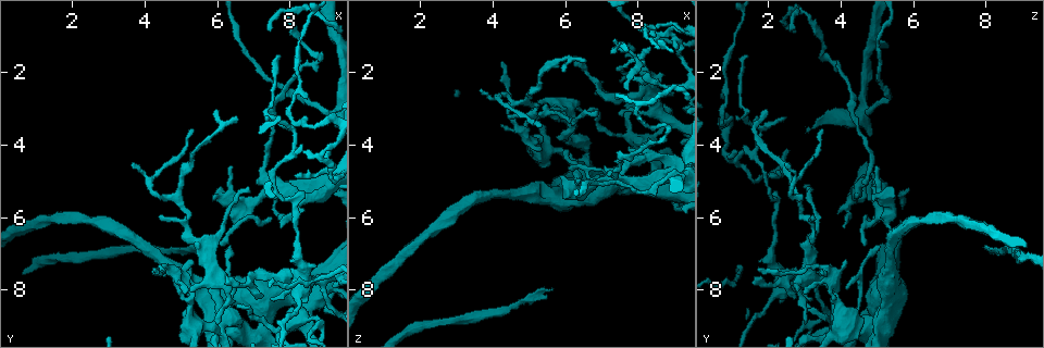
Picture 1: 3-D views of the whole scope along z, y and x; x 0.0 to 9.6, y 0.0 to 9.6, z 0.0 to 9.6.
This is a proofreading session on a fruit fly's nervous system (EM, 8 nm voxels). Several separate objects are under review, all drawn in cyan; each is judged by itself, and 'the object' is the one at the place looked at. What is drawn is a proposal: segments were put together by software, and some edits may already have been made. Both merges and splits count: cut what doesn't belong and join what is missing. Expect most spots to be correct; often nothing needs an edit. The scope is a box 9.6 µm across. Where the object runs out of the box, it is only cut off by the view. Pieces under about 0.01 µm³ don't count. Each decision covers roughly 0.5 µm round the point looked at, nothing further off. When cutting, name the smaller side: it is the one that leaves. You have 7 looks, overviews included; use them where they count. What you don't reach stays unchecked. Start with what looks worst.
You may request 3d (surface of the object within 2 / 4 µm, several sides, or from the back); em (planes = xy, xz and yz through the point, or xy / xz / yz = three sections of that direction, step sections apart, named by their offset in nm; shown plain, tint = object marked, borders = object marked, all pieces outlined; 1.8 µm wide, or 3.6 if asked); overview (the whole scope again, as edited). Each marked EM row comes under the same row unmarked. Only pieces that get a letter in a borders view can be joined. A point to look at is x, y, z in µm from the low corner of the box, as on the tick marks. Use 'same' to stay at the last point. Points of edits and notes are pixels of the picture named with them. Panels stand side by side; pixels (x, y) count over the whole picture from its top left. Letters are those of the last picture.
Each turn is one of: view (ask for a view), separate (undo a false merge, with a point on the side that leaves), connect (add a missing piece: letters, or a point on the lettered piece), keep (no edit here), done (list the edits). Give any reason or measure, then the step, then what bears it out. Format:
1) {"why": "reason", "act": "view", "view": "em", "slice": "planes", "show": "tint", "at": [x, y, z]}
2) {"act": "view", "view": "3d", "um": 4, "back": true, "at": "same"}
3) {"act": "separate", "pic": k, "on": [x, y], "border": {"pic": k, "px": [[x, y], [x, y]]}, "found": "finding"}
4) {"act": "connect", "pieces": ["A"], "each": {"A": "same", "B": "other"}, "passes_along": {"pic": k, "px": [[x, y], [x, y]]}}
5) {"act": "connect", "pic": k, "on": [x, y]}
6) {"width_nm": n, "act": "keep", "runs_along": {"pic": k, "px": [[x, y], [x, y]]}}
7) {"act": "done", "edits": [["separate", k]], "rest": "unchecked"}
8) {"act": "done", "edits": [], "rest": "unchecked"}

{"act": "view", "view": "em", "slice": "xy", "step": 4, "show": "tint", "at": [8.15, 7.60, 2.65]}

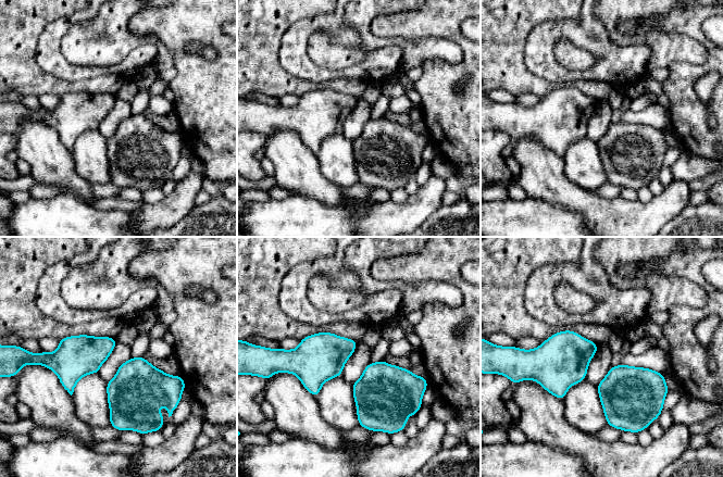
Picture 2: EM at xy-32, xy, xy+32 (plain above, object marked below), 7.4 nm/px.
{"act": "view", "view": "em", "slice": "planes", "show": "borders", "at": "same"}

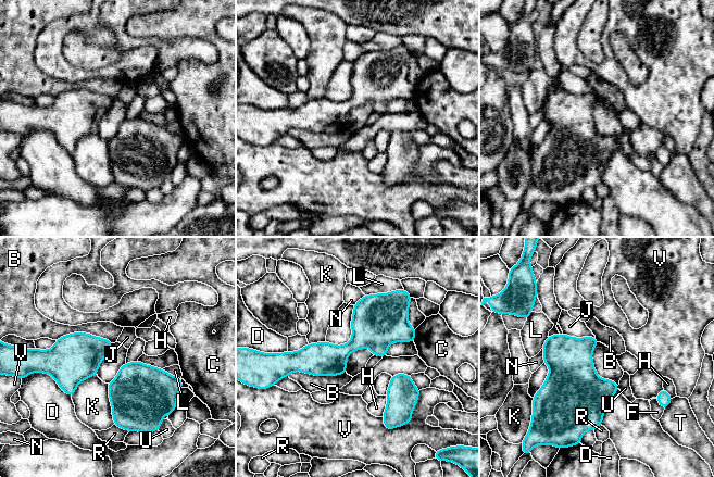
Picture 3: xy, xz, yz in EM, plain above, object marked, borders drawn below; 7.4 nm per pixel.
{"width_nm": 150, "act": "keep", "each": {"B": "other", "C": "other", "D": "other", "F": "other", "H": "other", "J": "other", "K": "other", "L": "other", "N": "other", "R": "other", "T": "other", "U": "other", "V": "other"}, "border": {"pic": 3, "px": [[137, 359], [126, 363]]}, "found": "continuous, no second neuron"}

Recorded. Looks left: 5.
{"act": "view", "view": "3d", "um": 2, "at": [5.60, 6.75, 7.90]}

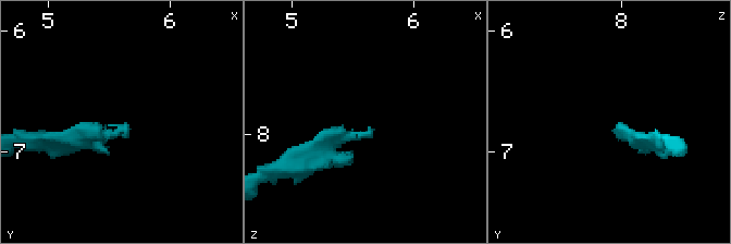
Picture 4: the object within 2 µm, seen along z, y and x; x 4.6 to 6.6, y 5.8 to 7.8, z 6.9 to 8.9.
{"act": "view", "view": "em", "slice": "xz", "step": 16, "show": "tint", "at": [5.66, 6.80, 7.94]}

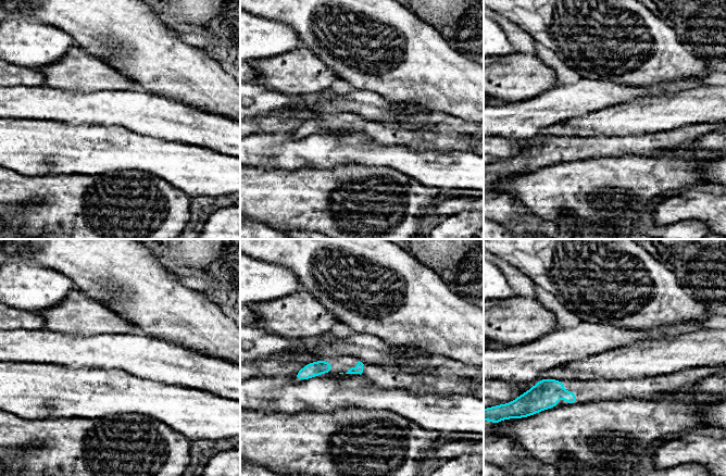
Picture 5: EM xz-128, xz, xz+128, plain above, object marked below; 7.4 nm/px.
{"why": "another direction", "act": "view", "view": "em", "slice": "planes", "show": "borders", "at": "same"}

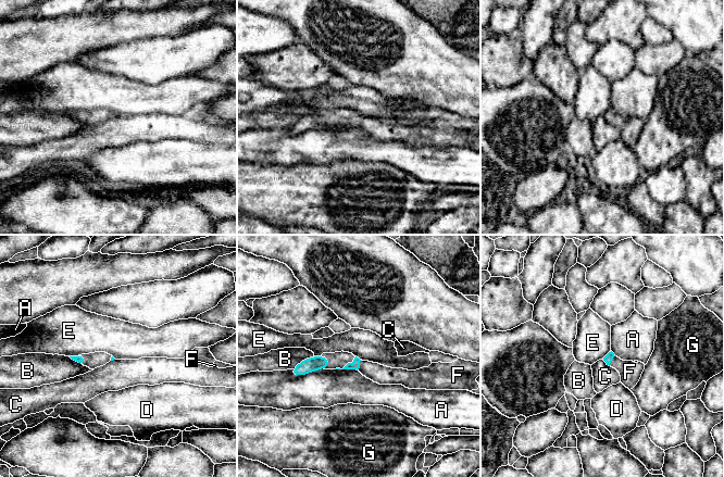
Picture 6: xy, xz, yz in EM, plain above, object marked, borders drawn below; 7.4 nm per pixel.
{"act": "connect", "pieces": ["F"], "each": {"A": "other", "B": "other", "C": "other", "D": "other", "E": "other", "F": "same", "G": "other"}, "passes_along": {"pic": 6, "px": [[356, 364], [359, 365], [383, 375]]}, "found": "it goes on there"}

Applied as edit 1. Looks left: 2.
{"act": "view", "view": "overview"}

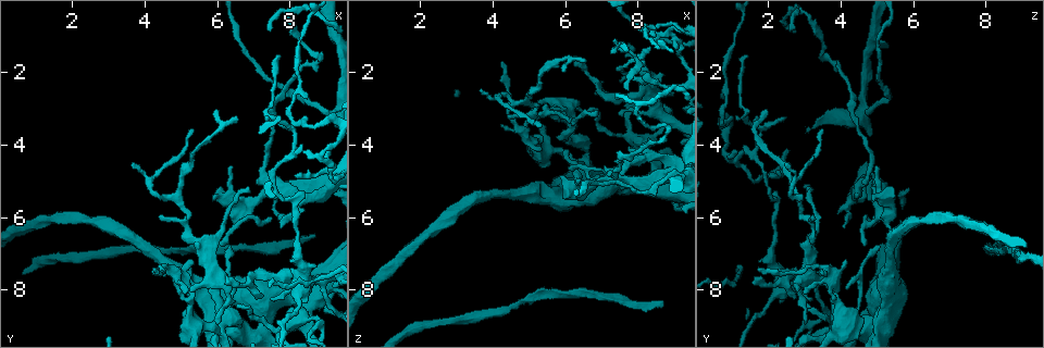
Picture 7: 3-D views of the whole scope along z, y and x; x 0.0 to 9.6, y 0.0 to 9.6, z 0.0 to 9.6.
{"act": "view", "view": "em", "slice": "yz", "step": 16, "show": "borders", "at": [8.75, 6.50, 8.40]}

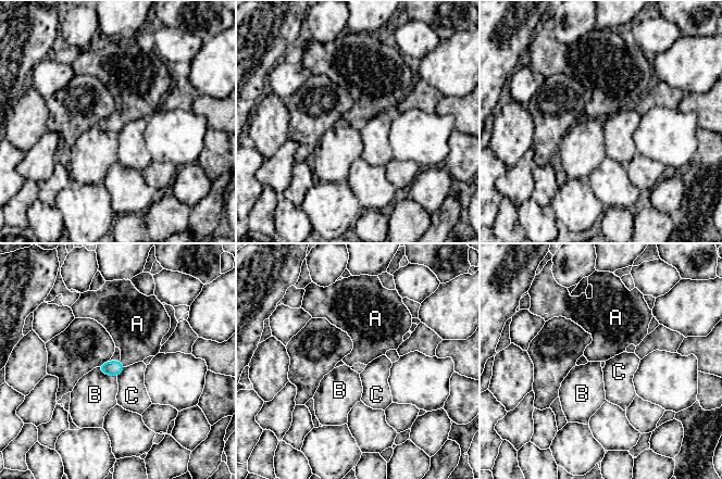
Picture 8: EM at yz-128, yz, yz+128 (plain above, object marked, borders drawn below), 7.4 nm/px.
{"act": "connect", "pieces": ["A"], "each": {"A": "same", "B": "other", "C": "other"}, "found": "the neuron continues"}

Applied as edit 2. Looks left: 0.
{"act": "done", "edits": [["connect", 6], ["connect", 8]], "rest": "unchecked"}

